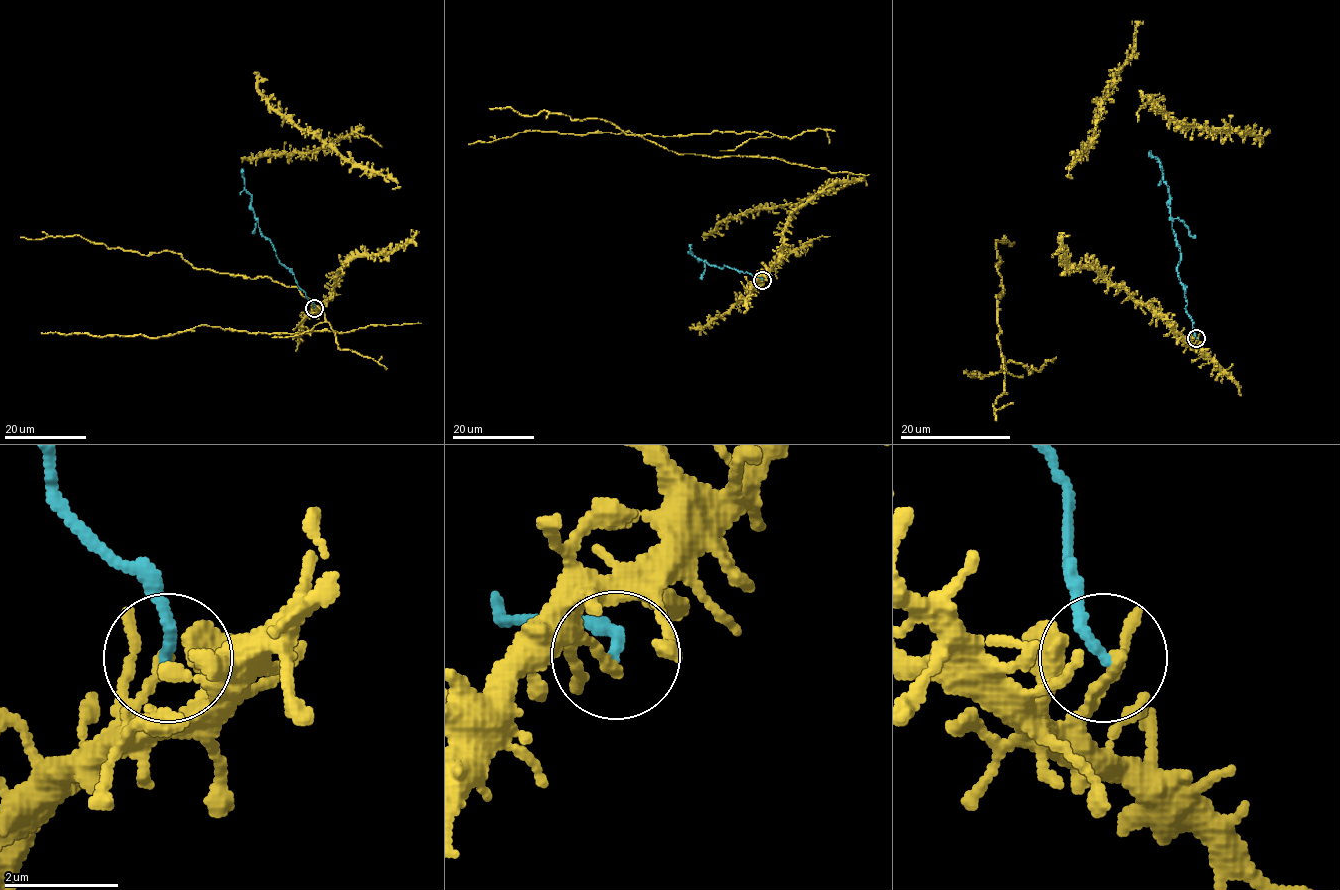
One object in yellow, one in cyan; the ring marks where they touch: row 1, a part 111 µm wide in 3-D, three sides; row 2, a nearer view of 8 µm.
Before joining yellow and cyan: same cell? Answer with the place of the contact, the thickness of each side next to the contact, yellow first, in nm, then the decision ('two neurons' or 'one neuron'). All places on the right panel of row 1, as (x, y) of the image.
place (1196, 338); calibres 200 and 200 nm; two neurons

